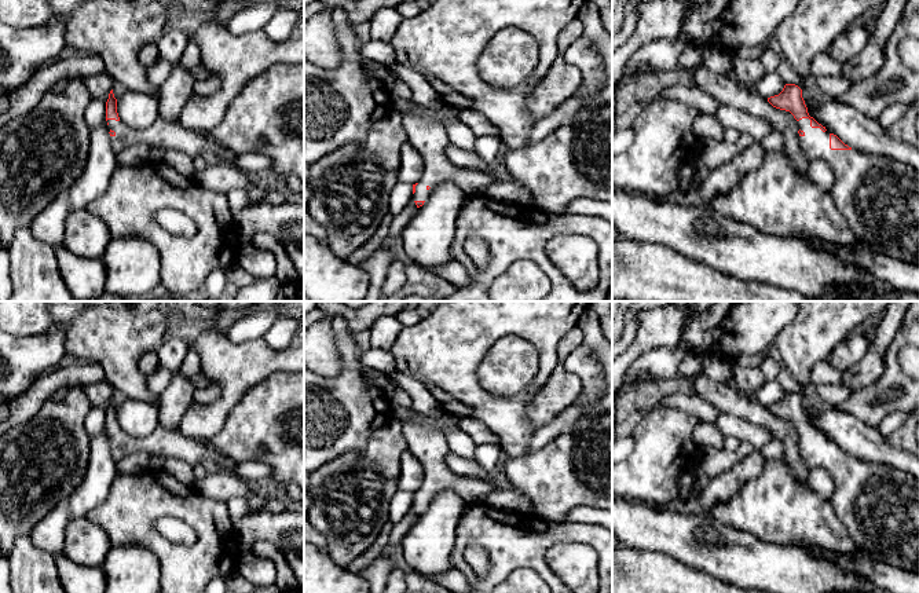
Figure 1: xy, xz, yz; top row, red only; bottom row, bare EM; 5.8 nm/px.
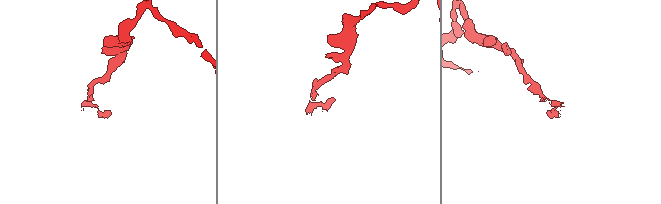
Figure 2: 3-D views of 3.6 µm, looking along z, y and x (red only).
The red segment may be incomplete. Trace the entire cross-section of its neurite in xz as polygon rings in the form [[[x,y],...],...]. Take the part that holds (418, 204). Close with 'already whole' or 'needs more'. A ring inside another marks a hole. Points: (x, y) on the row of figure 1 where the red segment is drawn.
[[[410,99],[410,110],[400,111],[409,143],[421,154],[424,172],[418,183],[413,184],[413,200],[417,208],[428,200],[432,188],[453,180],[466,195],[483,195],[495,180],[486,171],[471,171],[457,166],[446,157],[448,142],[447,128],[440,121],[443,109],[429,109]]]; needs more

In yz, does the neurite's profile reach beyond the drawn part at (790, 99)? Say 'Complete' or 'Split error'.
Split error

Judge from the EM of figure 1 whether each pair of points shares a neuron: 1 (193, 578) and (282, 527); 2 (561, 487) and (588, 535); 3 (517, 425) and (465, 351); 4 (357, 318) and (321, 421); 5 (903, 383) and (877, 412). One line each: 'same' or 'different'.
1: different
2: different
3: same
4: different
5: same

